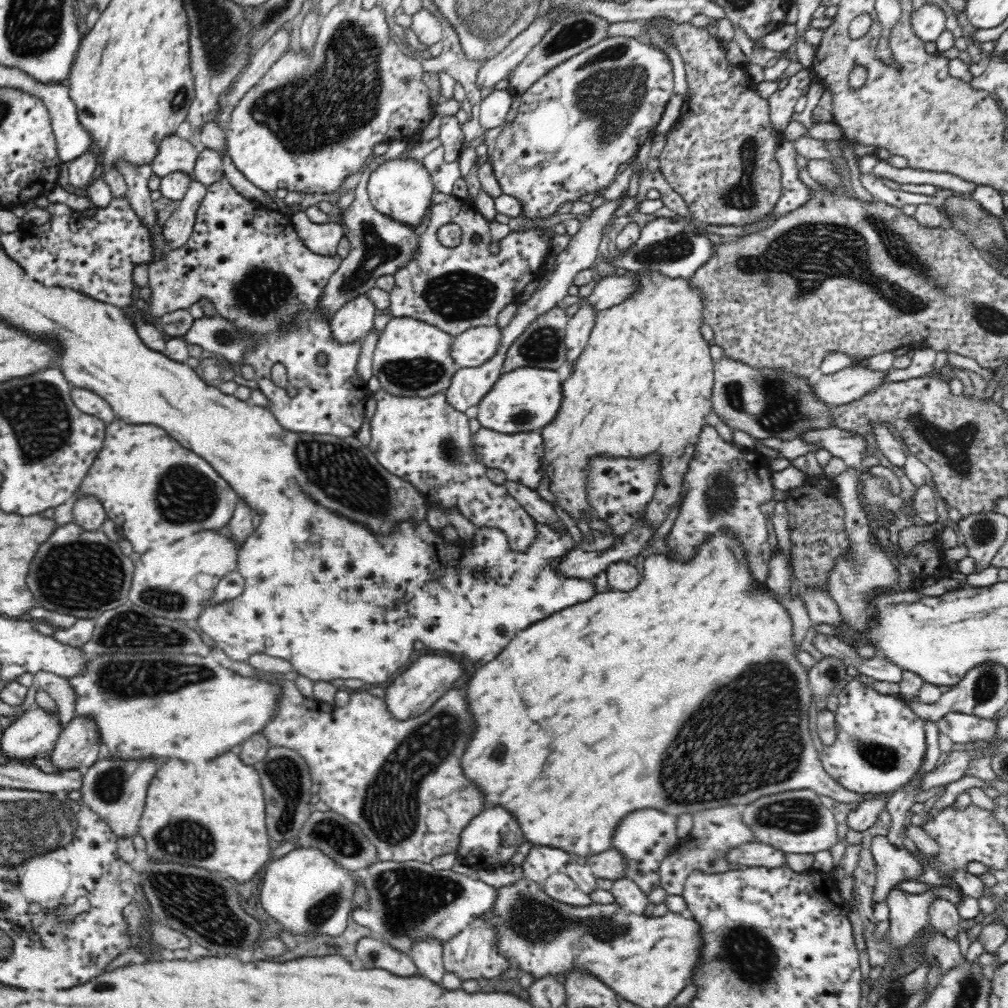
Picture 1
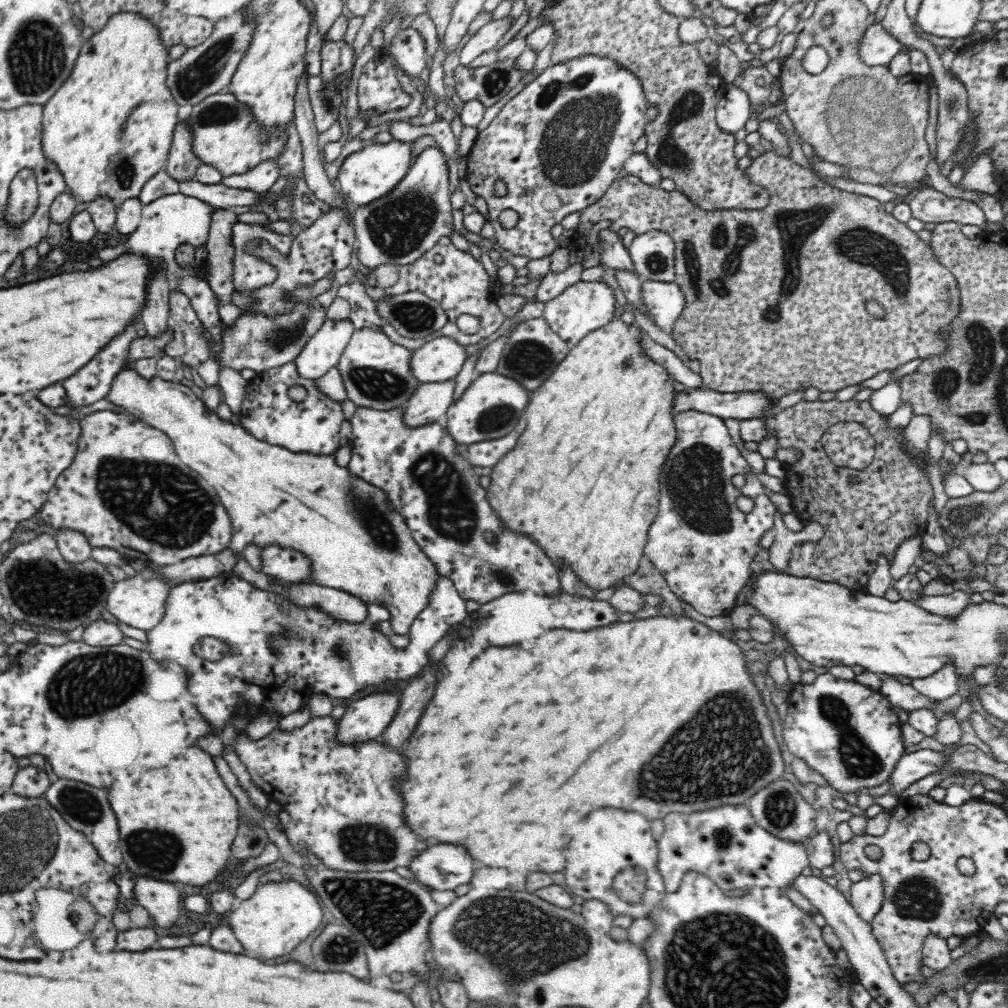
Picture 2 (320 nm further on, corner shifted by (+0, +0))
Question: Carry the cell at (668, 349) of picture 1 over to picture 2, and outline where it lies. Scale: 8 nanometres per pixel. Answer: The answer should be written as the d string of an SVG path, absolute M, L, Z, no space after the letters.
M616 318L610 324L600 330L594 330L588 334L582 342L569 350L566 358L554 369L554 372L532 391L526 408L524 419L526 426L522 434L516 440L516 446L504 454L490 469L490 484L486 488L486 498L496 517L502 521L502 525L518 535L530 537L534 543L540 545L540 549L546 553L546 557L552 561L556 569L570 569L580 581L586 584L594 592L610 588L612 584L621 582L625 576L630 576L639 568L644 556L644 546L651 522L658 512L660 485L659 478L663 462L666 462L668 452L676 442L676 429L672 416L672 398L674 398L674 384L670 381L670 374L664 367L657 365L640 353L639 328L627 326L622 320Z

